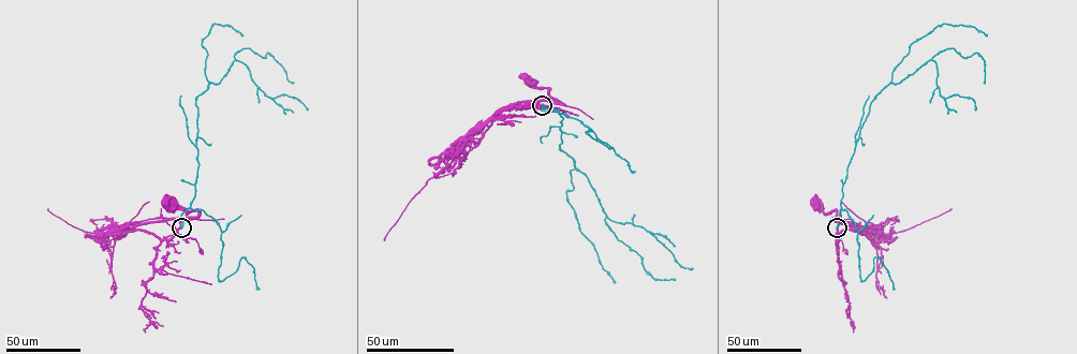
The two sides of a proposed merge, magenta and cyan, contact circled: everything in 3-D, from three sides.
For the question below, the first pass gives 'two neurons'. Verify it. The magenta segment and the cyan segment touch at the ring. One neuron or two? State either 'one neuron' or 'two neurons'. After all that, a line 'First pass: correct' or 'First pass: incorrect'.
two neurons
First pass: correct

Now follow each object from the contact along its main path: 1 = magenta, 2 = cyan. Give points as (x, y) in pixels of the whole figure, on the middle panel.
1: (542, 104), (520, 108), (519, 105), (525, 101), (562, 104), (551, 97), (549, 89), (533, 87), (532, 84)
2: (542, 104), (559, 111), (563, 118), (560, 148), (587, 177), (608, 219), (642, 226), (679, 264), (691, 268)

